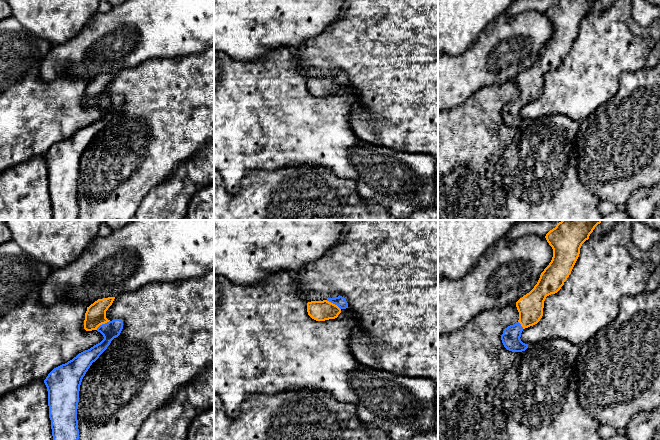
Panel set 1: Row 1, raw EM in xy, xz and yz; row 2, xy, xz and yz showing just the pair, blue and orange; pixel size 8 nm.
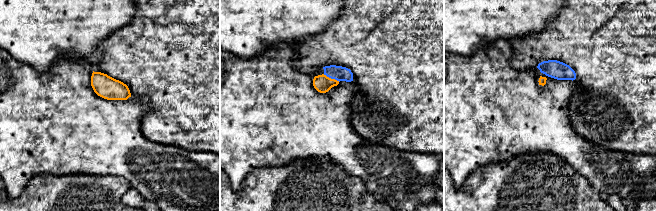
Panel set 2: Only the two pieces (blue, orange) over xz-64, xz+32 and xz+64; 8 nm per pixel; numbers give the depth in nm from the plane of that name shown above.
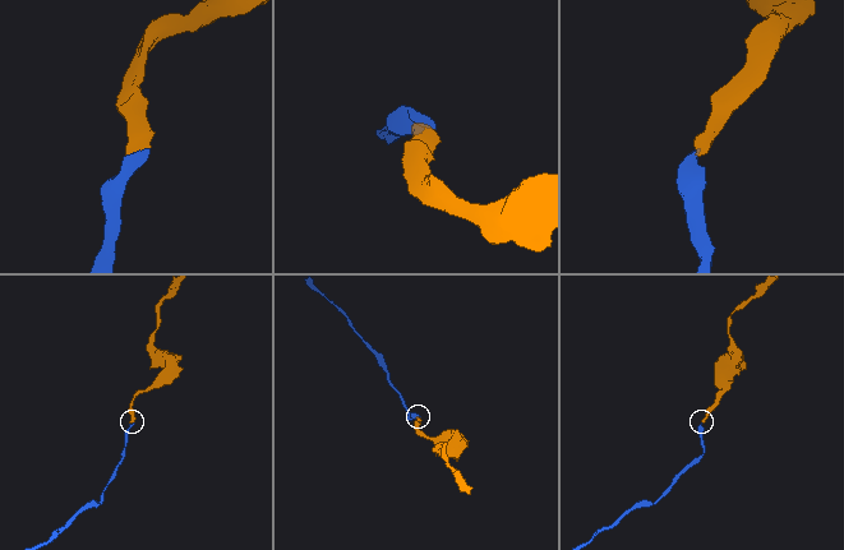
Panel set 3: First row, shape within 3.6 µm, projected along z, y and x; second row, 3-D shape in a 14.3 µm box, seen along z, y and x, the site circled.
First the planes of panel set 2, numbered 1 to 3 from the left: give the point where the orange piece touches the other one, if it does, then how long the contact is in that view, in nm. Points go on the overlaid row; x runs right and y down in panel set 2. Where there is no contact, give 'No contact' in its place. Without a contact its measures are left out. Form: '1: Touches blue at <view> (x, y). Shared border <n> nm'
1: No contact
2: Touches blue at xz+32 (331, 78). Shared border 150 nm
3: No contact

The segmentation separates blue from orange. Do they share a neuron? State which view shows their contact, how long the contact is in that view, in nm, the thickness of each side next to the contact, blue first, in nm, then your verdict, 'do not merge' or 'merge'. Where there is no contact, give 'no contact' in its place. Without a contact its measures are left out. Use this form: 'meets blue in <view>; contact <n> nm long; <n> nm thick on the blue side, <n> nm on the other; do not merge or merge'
meets blue in xy; contact 130 nm long; 140 nm thick on the blue side, 160 nm on the other; merge

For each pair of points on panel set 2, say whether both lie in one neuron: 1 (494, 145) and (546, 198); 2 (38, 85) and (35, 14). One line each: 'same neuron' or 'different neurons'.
1: different neurons
2: different neurons

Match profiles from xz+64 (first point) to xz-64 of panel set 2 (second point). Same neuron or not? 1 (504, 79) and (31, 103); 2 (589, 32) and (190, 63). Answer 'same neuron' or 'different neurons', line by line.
1: same neuron
2: same neuron

